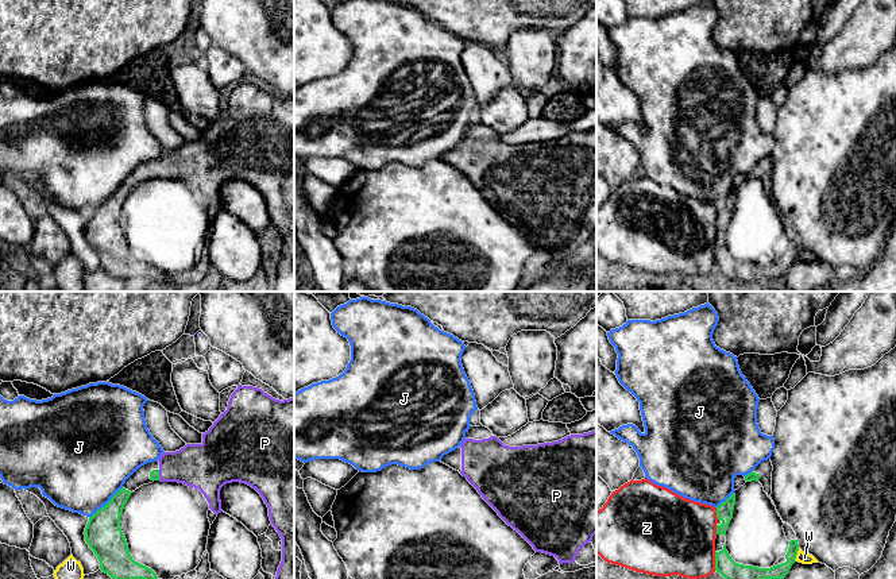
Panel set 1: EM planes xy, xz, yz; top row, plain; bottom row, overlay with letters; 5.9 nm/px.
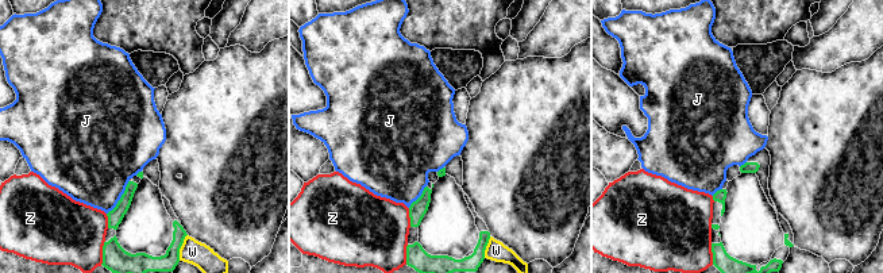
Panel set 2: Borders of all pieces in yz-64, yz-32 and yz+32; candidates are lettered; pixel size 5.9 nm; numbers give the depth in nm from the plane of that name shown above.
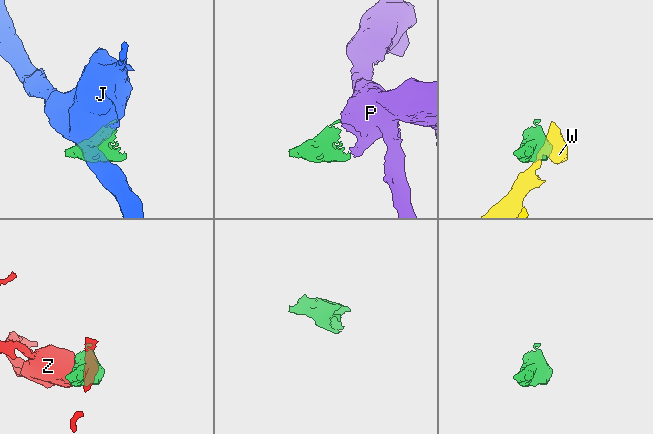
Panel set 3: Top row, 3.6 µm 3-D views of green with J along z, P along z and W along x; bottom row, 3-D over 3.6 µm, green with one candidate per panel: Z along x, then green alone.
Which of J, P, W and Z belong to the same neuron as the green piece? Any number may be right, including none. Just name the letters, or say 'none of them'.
P

